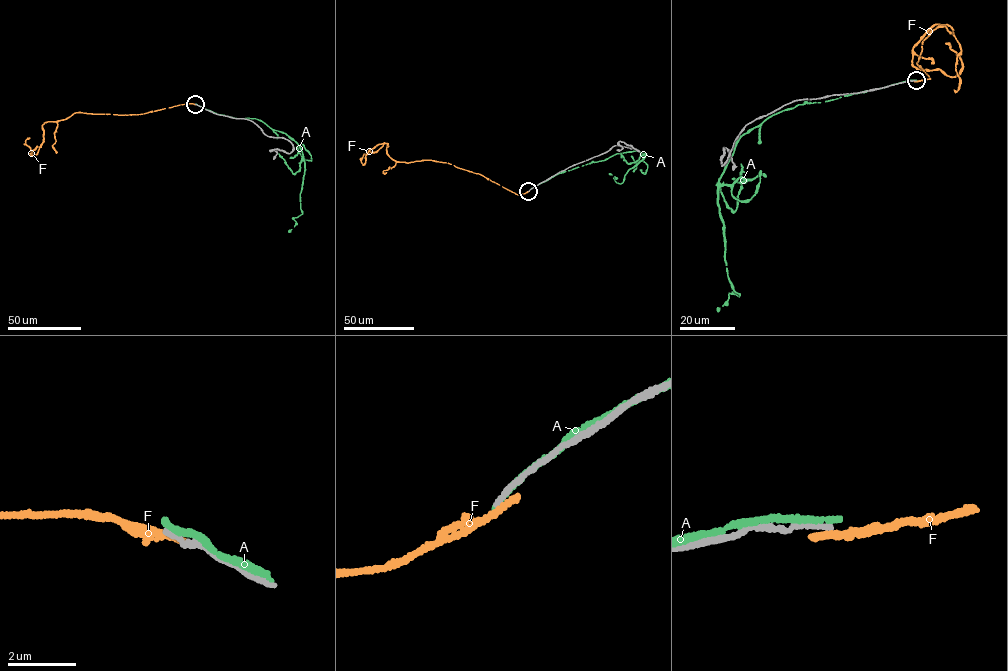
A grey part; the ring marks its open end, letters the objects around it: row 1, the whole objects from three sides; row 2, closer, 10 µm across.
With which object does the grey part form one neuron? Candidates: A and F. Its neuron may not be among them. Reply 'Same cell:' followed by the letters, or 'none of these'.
Same cell: none of these

